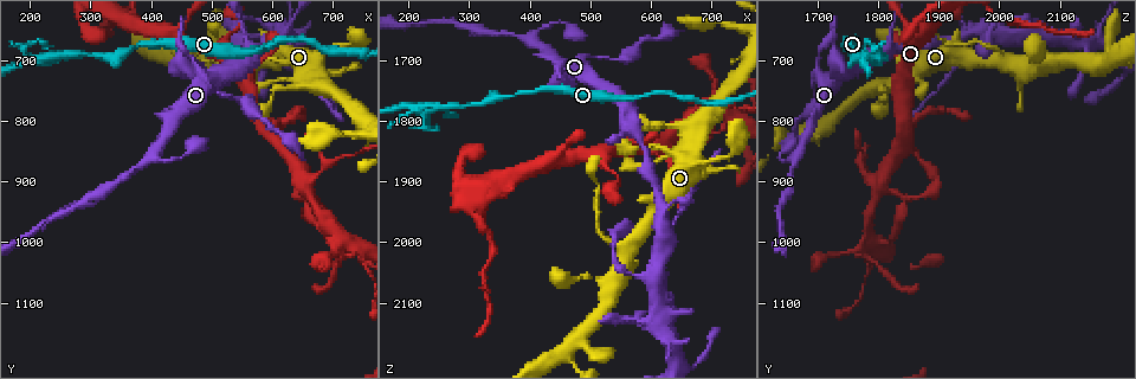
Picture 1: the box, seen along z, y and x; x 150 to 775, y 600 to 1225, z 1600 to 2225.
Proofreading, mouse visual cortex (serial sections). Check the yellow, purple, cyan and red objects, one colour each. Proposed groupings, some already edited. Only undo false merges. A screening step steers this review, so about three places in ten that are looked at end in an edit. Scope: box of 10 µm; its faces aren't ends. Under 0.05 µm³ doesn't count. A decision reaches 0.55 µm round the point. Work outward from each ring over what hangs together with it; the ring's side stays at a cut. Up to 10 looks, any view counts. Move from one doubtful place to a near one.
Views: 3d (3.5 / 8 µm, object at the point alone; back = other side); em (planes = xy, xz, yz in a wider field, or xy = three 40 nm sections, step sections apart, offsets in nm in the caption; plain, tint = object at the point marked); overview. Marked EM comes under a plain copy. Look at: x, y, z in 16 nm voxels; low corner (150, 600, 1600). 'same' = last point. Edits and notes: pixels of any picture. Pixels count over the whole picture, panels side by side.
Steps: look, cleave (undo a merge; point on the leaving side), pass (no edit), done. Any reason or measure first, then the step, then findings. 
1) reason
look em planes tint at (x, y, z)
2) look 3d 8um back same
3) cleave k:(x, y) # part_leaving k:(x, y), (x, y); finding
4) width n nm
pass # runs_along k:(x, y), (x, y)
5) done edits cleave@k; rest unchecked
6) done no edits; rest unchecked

branch point
look 3d 8um at (230, 695, 1785)

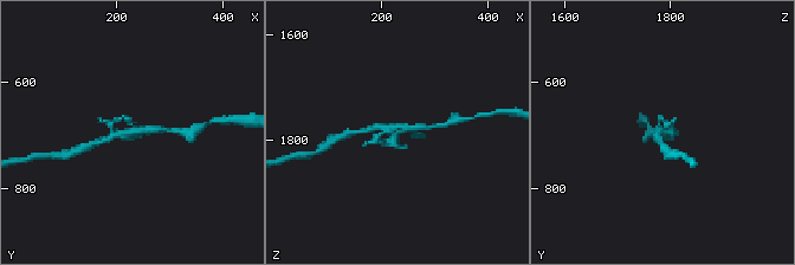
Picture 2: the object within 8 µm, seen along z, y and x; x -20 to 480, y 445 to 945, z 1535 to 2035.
zoom in
look 3d 3.5um same

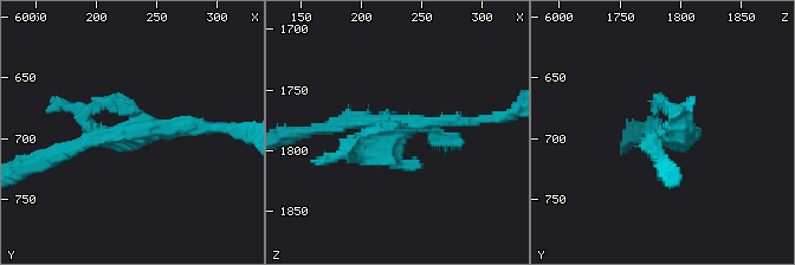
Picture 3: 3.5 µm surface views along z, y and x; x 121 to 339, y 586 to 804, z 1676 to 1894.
look em xy step 2 tint at (230, 694, 1780)

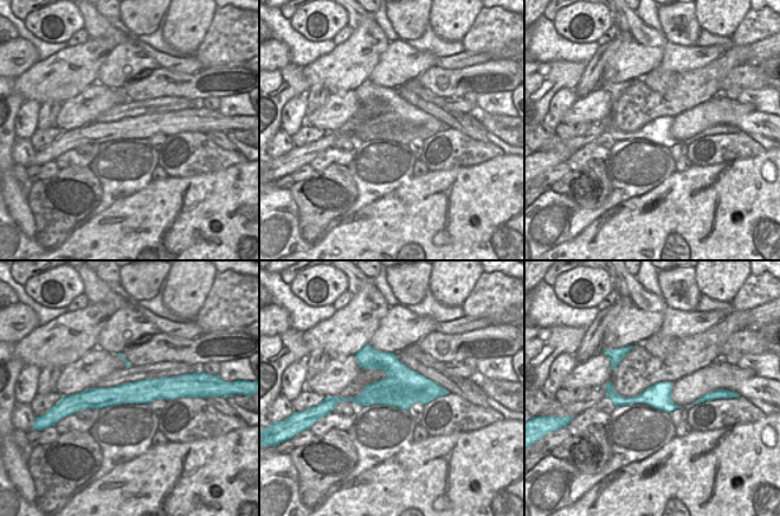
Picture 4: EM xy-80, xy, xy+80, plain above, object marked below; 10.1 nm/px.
cleave 3:(71, 108) # part_leaving 3:(400, 128), (379, 155), (320, 157); a second cell is stuck on

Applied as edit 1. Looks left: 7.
redraw
look overview

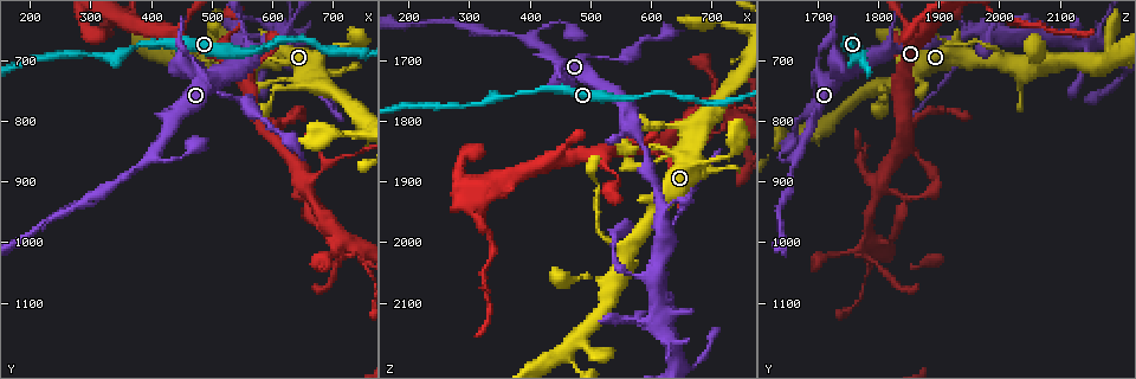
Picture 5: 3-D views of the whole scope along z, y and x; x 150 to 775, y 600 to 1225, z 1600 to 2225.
thin neck
look 3d 3.5um at (600, 740, 1875)

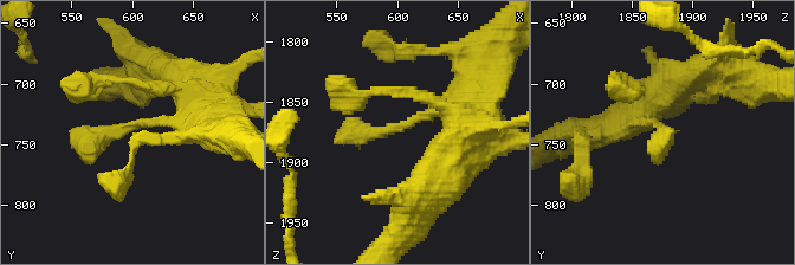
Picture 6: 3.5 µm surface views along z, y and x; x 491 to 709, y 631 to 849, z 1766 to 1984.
shape alone is not enough
look em xy step 5 tint at (594, 736, 1876)

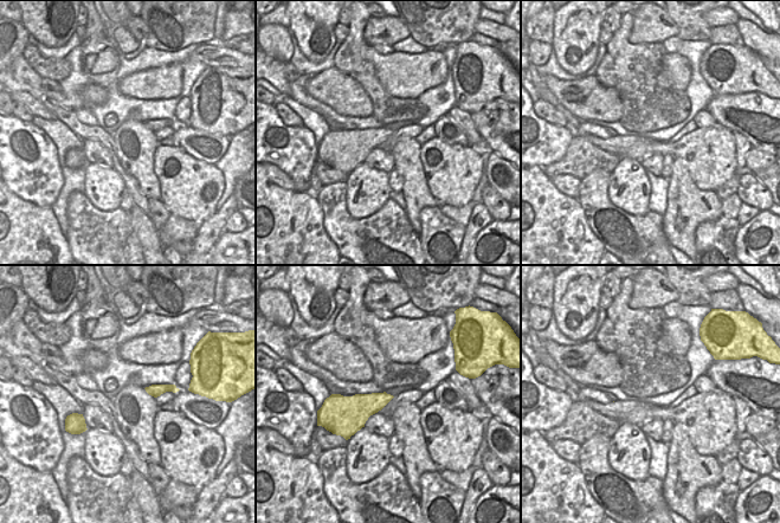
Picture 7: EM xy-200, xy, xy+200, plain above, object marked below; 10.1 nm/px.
pass # runs_along 6:(467, 115), (432, 109), (402, 128), (334, 142); all the same cell

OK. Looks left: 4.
abrupt turn
look 3d 3.5um at (625, 650, 1995)

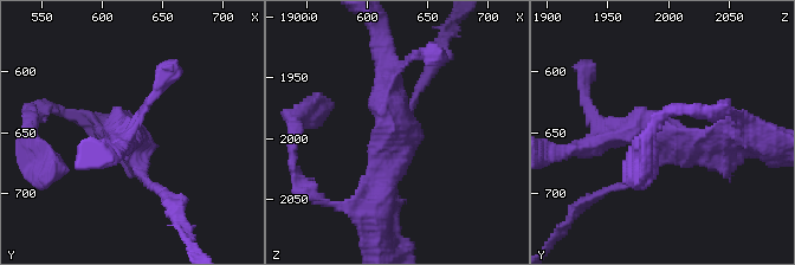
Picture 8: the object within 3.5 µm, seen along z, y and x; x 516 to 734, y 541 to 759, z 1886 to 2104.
arms 3; arm_widths 100, 250, 350 nm; need the tissue
look em xy step 1 tint at (622, 652, 1992)

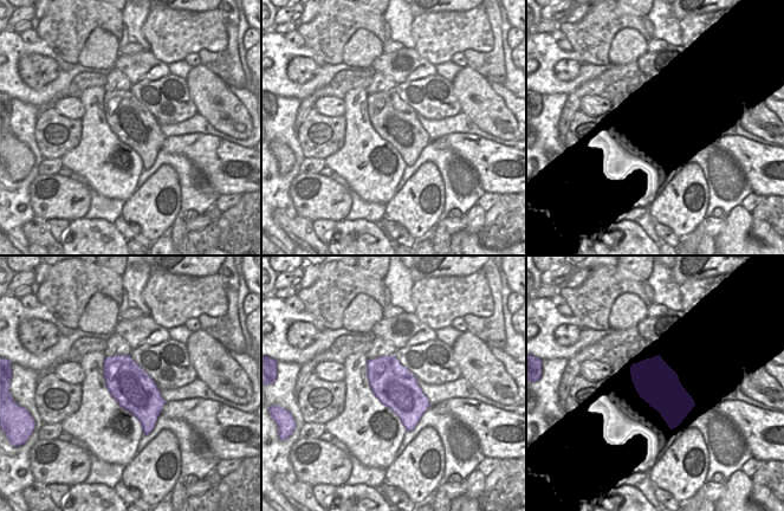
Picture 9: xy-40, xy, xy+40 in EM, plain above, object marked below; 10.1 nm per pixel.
pass # runs_along 8:(588, 146), (730, 135); all the same cell

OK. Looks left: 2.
narrows sharply
look 3d 3.5um at (655, 900, 1805)

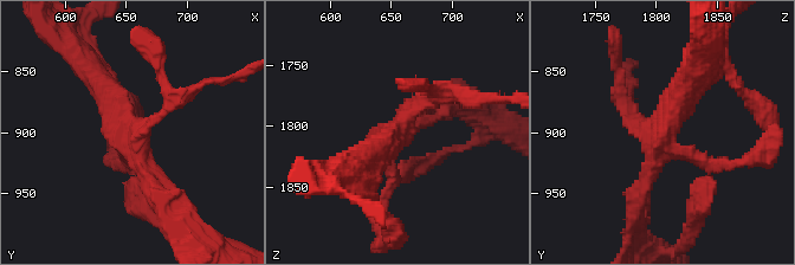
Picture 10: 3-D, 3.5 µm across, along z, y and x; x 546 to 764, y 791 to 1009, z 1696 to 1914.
shape alone is not enough
look em xy step 2 tint at (654, 900, 1808)

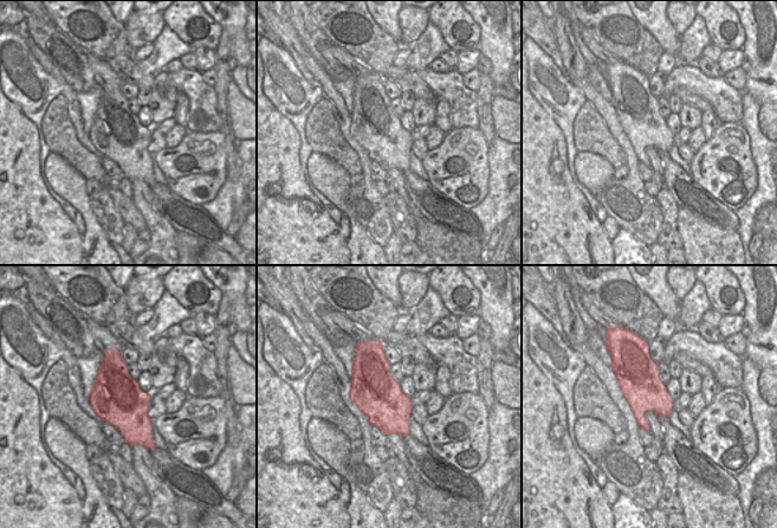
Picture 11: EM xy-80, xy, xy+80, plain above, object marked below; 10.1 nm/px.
arm_widths 150, 150, 200, 350 nm
pass # runs_along 10:(89, 69), (136, 137), (159, 195); all the same cell

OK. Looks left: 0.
done edits cleave@3; rest unchecked

